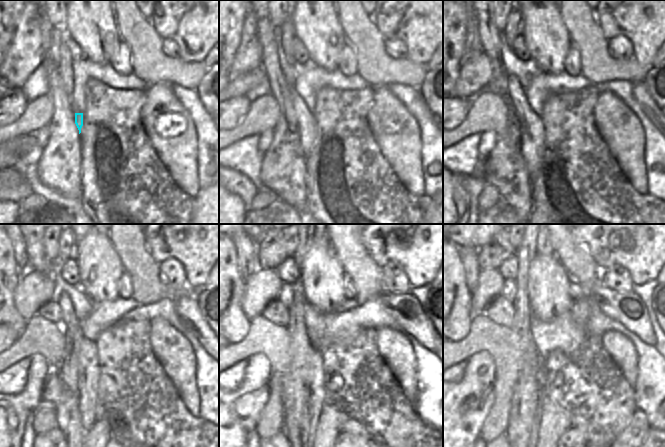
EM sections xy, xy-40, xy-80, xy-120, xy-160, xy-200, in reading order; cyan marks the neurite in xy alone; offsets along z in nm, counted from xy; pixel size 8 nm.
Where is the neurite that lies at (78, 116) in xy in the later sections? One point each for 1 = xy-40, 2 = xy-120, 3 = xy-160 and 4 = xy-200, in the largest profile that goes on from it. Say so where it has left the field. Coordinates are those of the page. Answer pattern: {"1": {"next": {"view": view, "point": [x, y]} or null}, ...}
{"1": {"next": {"view": "xy-40", "point": [307, 124]}}, "2": {"next": {"view": "xy-120", "point": [88, 379]}}, "3": {"next": {"view": "xy-160", "point": [314, 399]}}, "4": {"next": {"view": "xy-200", "point": [542, 373]}}}

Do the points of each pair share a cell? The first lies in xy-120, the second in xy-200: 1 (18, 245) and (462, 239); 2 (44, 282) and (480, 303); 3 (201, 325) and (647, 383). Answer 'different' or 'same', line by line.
1: different
2: same
3: different

